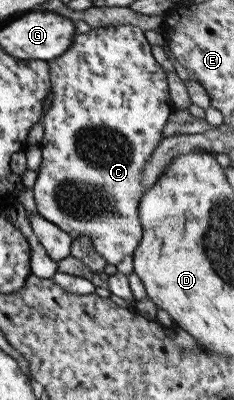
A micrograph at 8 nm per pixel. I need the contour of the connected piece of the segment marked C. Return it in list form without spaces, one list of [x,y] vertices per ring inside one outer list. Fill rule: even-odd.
[[[119,24],[118,26],[101,26],[100,28],[91,28],[82,33],[76,32],[72,44],[68,50],[64,51],[59,57],[55,57],[50,62],[51,67],[51,97],[48,101],[46,116],[42,122],[44,124],[44,138],[40,140],[40,152],[42,152],[42,164],[37,171],[38,178],[32,190],[34,191],[34,200],[37,213],[48,222],[61,228],[64,233],[70,237],[88,236],[92,240],[94,250],[104,257],[108,264],[114,264],[117,271],[128,276],[133,273],[134,250],[138,248],[142,240],[142,225],[138,216],[138,205],[141,196],[148,190],[140,185],[144,178],[144,168],[150,160],[150,155],[158,144],[164,140],[163,130],[166,126],[170,114],[178,109],[174,107],[170,100],[168,92],[168,81],[166,71],[154,59],[150,51],[150,43],[144,37],[144,32],[137,26],[129,24]]]

